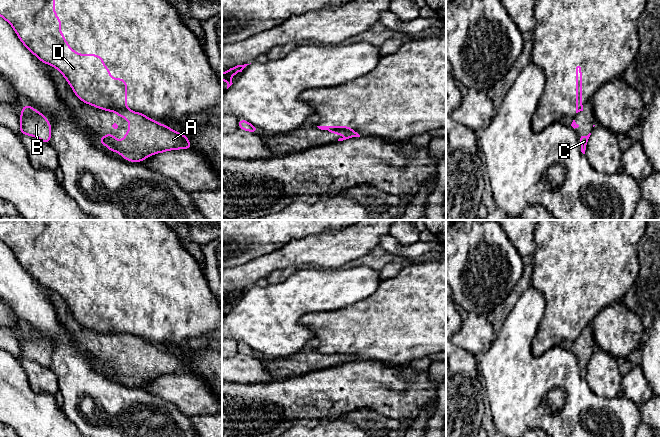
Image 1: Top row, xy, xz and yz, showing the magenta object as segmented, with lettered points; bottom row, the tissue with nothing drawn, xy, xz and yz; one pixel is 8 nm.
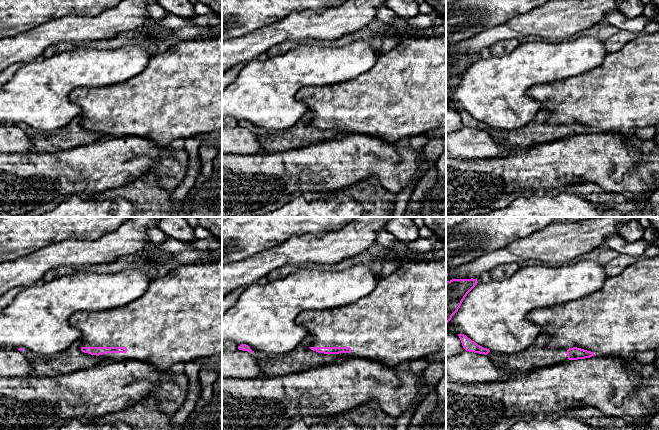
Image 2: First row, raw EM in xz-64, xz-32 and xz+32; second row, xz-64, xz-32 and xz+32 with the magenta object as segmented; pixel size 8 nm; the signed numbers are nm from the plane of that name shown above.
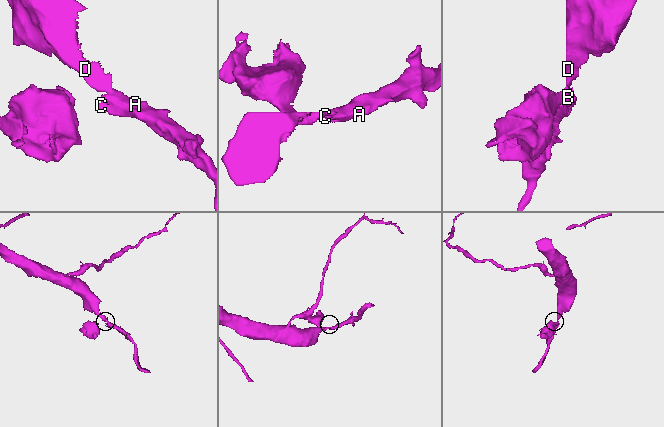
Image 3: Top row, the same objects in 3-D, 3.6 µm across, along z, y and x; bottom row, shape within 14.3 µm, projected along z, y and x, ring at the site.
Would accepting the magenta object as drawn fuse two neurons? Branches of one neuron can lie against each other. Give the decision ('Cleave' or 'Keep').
Cleave

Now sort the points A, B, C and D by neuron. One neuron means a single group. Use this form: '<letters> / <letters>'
A B C / D

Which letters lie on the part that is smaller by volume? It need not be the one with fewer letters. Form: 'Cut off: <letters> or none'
Cut off: A, B, C

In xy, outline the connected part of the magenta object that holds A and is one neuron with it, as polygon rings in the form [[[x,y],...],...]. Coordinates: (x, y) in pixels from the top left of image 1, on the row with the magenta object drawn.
[[[107,109],[116,112],[118,117],[129,121],[129,131],[118,142],[111,133],[101,136],[99,143],[107,145],[110,152],[118,151],[120,156],[130,162],[144,161],[147,157],[169,150],[193,149],[189,139],[182,133],[148,118],[143,113],[129,109]]]

